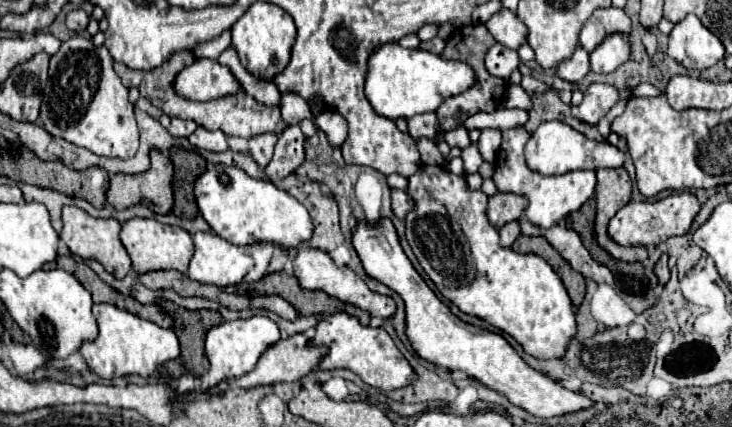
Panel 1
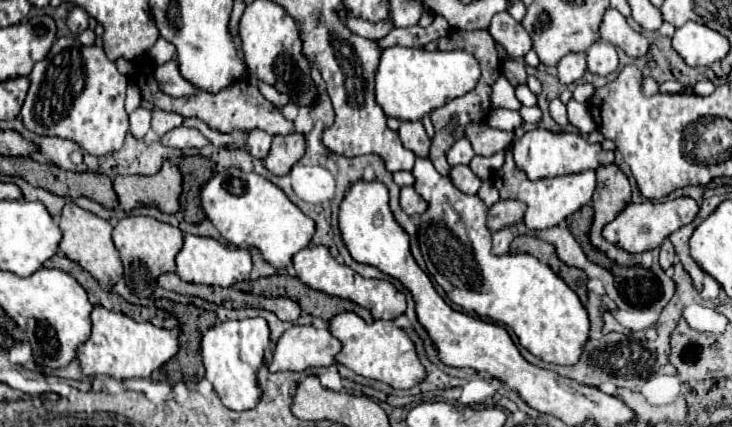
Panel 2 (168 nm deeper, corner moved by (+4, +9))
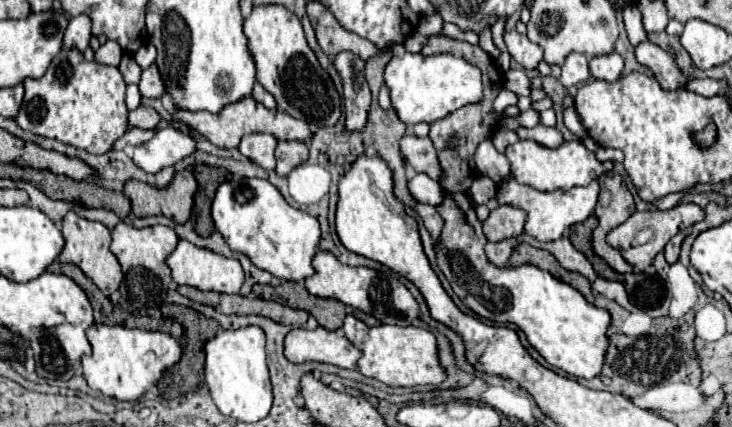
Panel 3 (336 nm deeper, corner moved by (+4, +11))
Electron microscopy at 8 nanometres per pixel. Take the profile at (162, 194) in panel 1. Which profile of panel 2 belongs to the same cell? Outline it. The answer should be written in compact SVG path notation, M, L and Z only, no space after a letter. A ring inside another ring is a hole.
M167 160L155 176L117 176L113 188L125 212L141 206L155 206L163 214L175 214L179 212L181 184L181 170Z

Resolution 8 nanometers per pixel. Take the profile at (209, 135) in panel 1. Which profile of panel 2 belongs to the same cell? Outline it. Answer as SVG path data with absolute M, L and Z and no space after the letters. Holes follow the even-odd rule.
M179 126L161 136L161 144L171 148L203 148L209 144L209 140L205 140L205 136L195 128Z

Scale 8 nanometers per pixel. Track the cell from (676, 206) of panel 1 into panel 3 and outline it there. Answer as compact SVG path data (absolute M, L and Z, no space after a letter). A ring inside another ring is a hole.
M679 204L671 210L647 210L647 212L633 212L623 224L615 226L609 234L607 234L607 242L617 248L621 252L621 256L635 266L635 270L645 270L653 258L657 256L657 252L661 252L665 248L665 244L669 242L669 238L673 238L677 232L681 232L683 228L689 228L691 224L699 222L705 218L705 212L701 206L697 204Z

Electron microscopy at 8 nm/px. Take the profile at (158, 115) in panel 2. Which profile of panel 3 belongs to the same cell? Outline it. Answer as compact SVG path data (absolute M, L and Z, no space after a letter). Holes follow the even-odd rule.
M139 106L137 110L129 112L129 124L137 128L155 128L161 122L161 116L153 108Z

